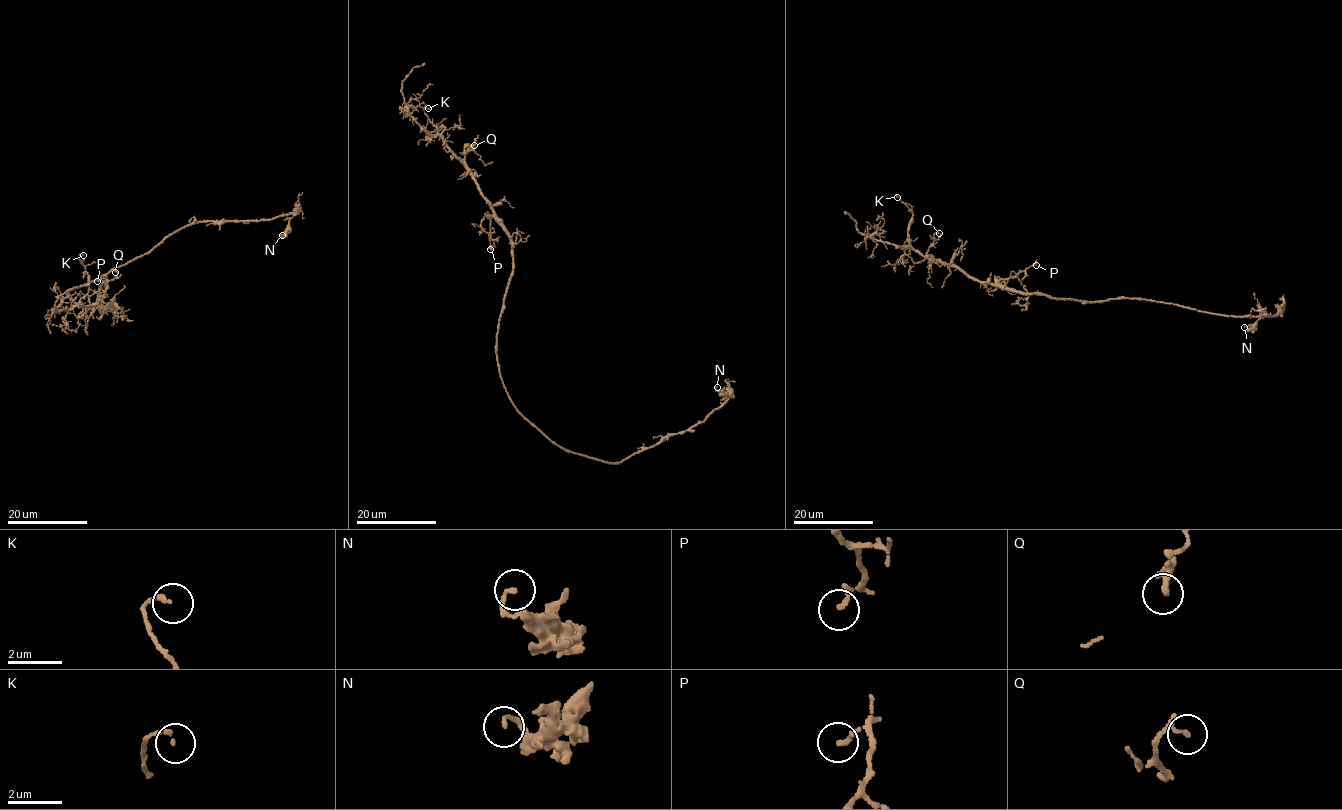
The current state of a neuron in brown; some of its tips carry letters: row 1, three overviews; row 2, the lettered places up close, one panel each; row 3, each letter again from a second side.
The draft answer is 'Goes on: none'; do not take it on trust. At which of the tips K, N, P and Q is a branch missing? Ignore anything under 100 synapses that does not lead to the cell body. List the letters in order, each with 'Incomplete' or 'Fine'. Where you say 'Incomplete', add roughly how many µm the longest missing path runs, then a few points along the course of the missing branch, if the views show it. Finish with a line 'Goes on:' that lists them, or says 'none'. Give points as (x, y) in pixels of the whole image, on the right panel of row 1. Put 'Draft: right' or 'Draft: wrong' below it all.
K: Fine
N: Fine
P: Fine
Q: Fine
Goes on: none
Draft: right

